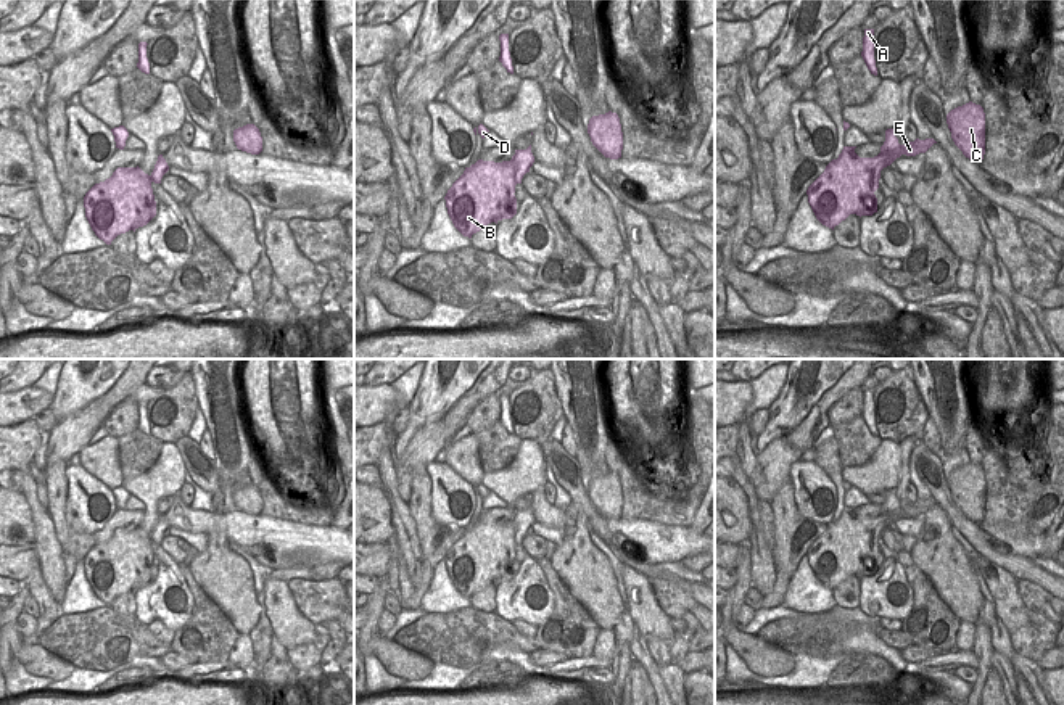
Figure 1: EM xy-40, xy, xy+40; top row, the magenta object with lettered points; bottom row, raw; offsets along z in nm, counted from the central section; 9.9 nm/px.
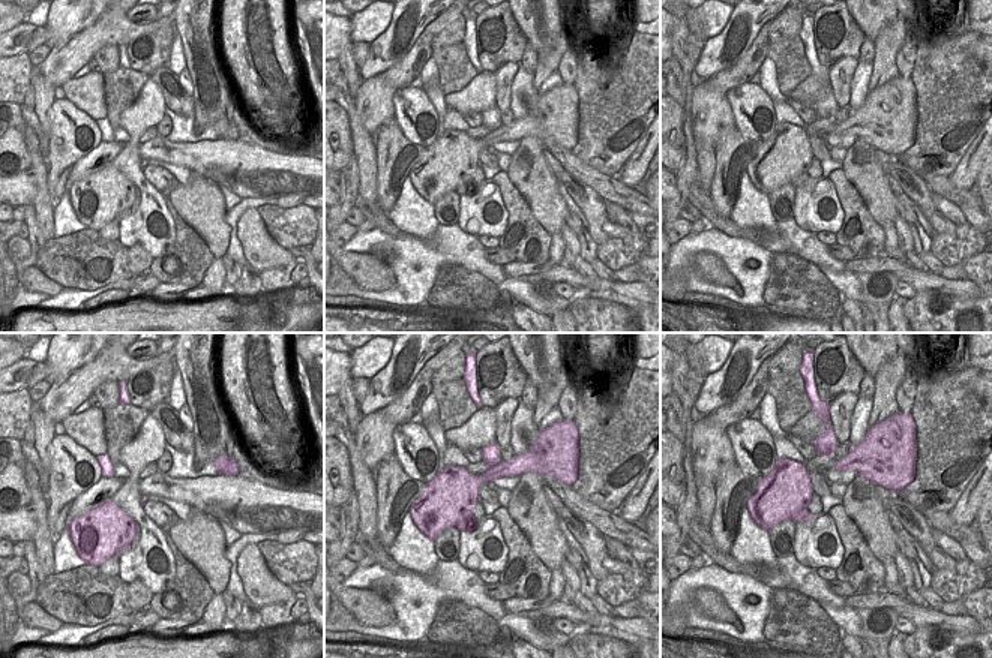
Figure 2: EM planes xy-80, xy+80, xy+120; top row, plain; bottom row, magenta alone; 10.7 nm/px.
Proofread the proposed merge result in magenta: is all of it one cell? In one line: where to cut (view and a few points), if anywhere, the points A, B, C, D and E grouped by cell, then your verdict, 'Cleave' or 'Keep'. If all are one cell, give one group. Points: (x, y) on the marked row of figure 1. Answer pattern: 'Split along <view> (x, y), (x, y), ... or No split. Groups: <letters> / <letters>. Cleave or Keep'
Split along xy+40 (881, 150), (900, 155). Groups: A C D E / B. Cleave

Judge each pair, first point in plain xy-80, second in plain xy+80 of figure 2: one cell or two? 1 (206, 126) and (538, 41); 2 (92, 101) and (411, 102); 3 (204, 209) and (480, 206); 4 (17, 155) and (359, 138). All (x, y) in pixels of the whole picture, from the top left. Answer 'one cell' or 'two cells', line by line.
1: one cell
2: two cells
3: two cells
4: two cells

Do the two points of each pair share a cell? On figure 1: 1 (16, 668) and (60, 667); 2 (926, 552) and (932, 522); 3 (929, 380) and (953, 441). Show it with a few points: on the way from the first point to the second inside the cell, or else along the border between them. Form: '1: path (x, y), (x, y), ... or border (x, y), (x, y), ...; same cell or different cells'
1: border (16, 657), (28, 672), (53, 681); different cells
2: path (934, 544), (940, 535), (939, 530); same cell
3: path (934, 395), (940, 406), (942, 419), (950, 427); same cell

